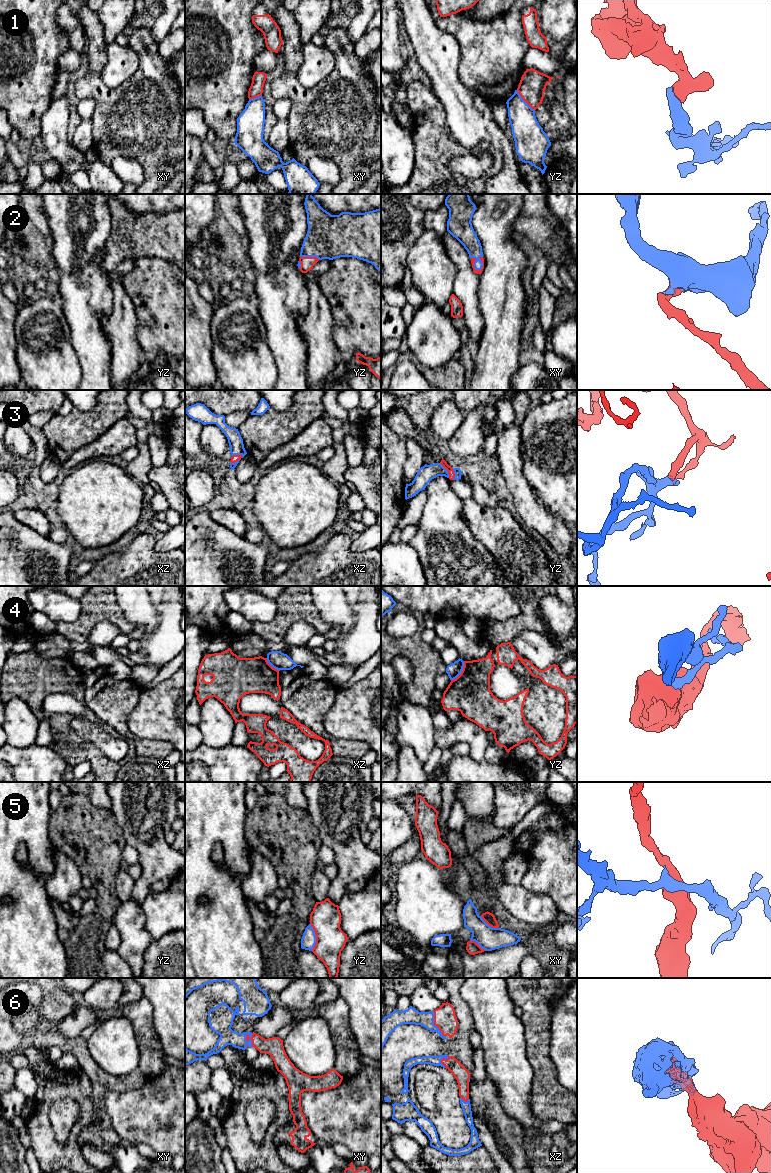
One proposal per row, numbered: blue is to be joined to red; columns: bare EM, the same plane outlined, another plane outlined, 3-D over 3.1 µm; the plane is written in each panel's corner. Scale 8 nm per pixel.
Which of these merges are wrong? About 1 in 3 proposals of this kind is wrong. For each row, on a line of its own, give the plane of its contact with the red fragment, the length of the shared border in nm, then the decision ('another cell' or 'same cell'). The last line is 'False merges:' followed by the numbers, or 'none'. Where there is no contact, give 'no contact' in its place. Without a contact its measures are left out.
1: yz | 220 nm | another cell
2: xy | 130 nm | same cell
3: xz | 120 nm | same cell
4: yz | 190 nm | another cell
5: yz | 220 nm | another cell
6: xy | 120 nm | same cell
False merges: 1, 4, 5

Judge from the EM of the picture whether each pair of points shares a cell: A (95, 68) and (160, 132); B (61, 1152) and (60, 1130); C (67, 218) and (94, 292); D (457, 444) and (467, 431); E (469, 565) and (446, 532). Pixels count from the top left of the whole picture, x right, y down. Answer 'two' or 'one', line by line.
A: two
B: two
C: one
D: one
E: one

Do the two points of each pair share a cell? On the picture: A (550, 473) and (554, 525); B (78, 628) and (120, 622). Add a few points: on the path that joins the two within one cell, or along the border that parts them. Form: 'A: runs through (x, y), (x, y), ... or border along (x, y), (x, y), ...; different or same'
A: border along (537, 497), (552, 514), (566, 524); different
B: runs through (88, 620), (92, 616), (110, 616); same

